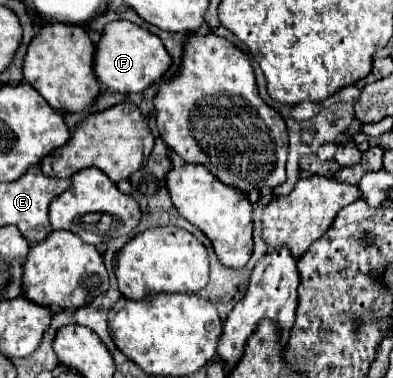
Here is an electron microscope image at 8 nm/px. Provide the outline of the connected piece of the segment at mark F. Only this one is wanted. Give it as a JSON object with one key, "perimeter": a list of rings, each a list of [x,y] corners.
{"perimeter":[[[116,20],[106,24],[104,34],[96,46],[94,58],[94,72],[98,80],[114,92],[130,94],[130,92],[144,92],[154,82],[158,82],[172,66],[172,56],[164,48],[162,40],[148,32],[142,26],[136,26],[128,20]]]}

